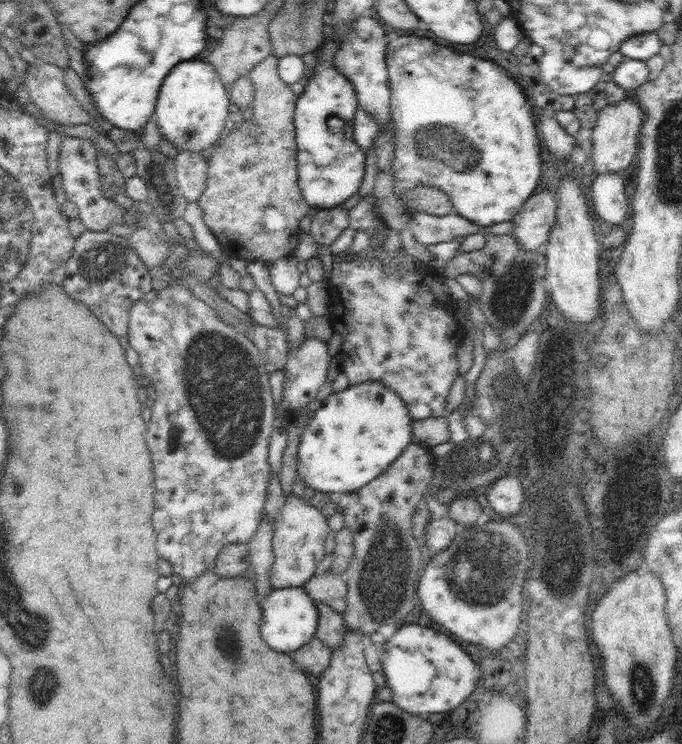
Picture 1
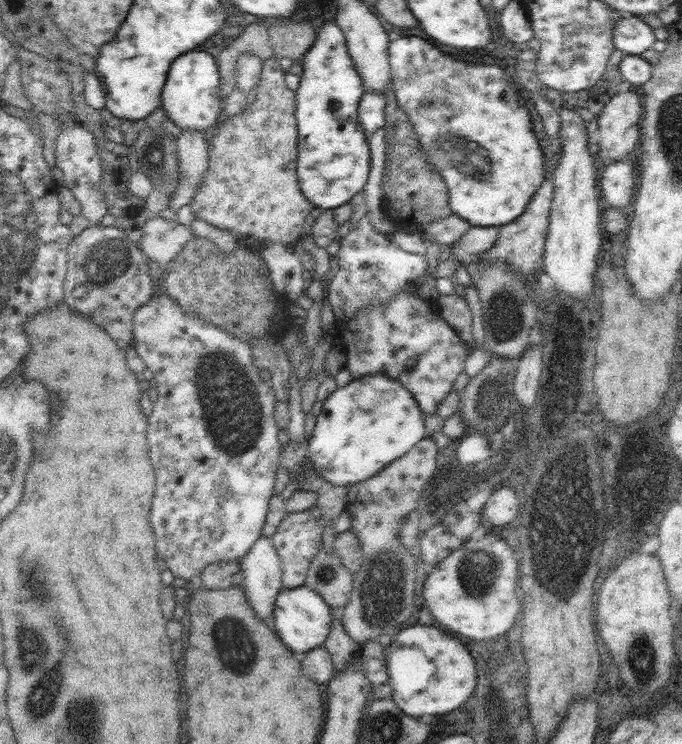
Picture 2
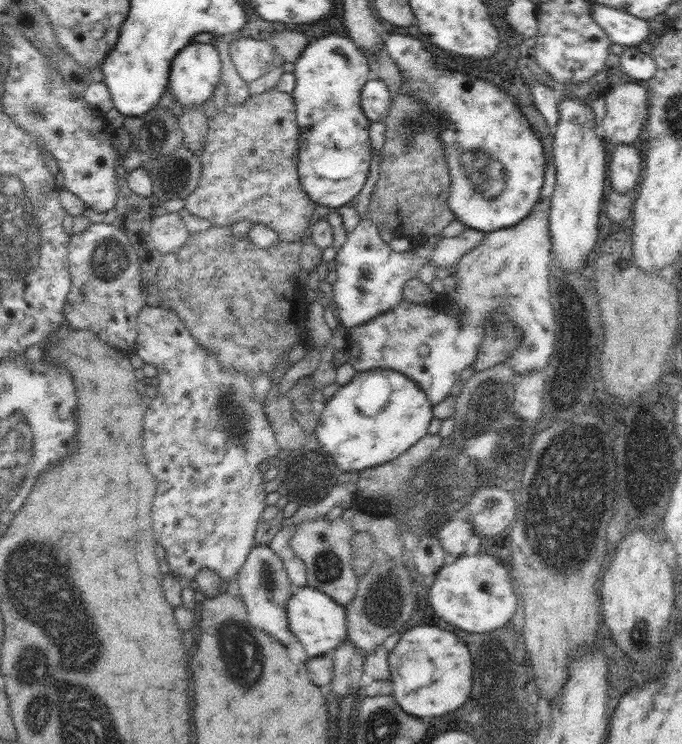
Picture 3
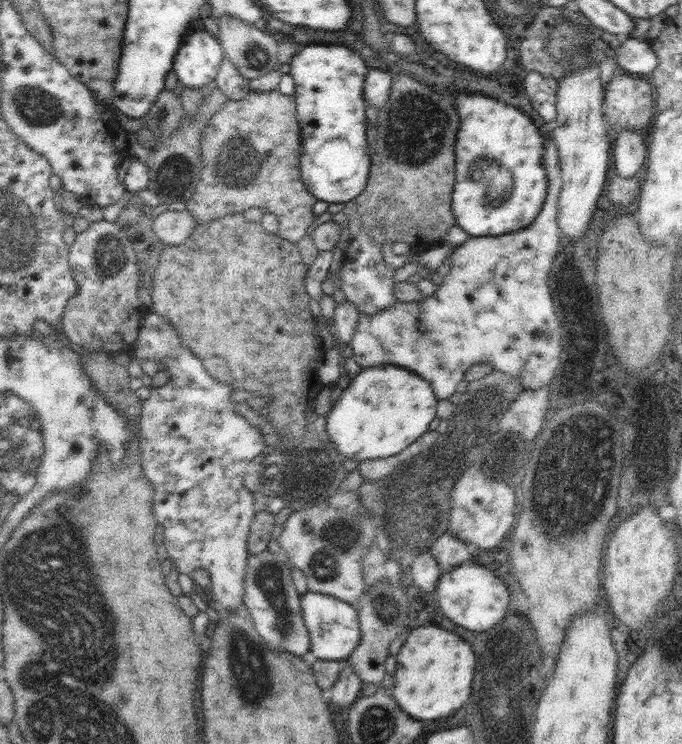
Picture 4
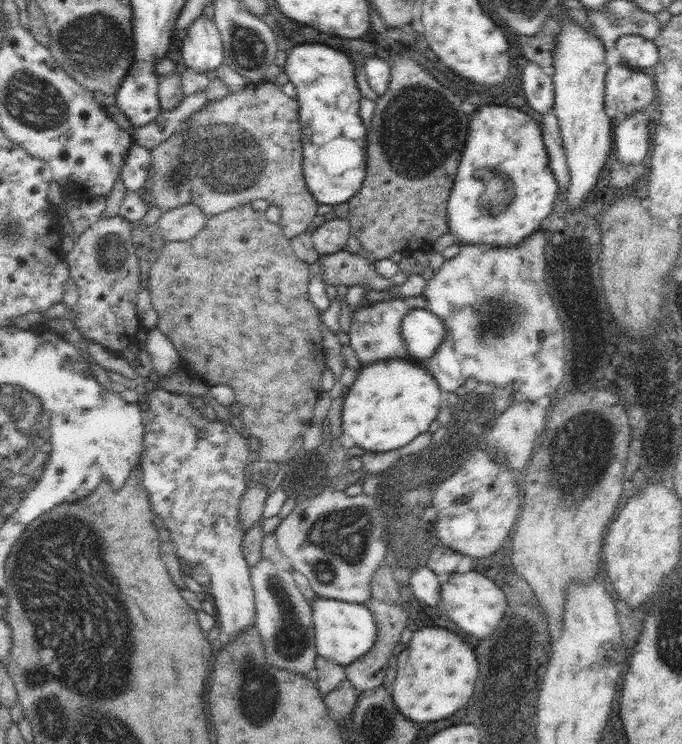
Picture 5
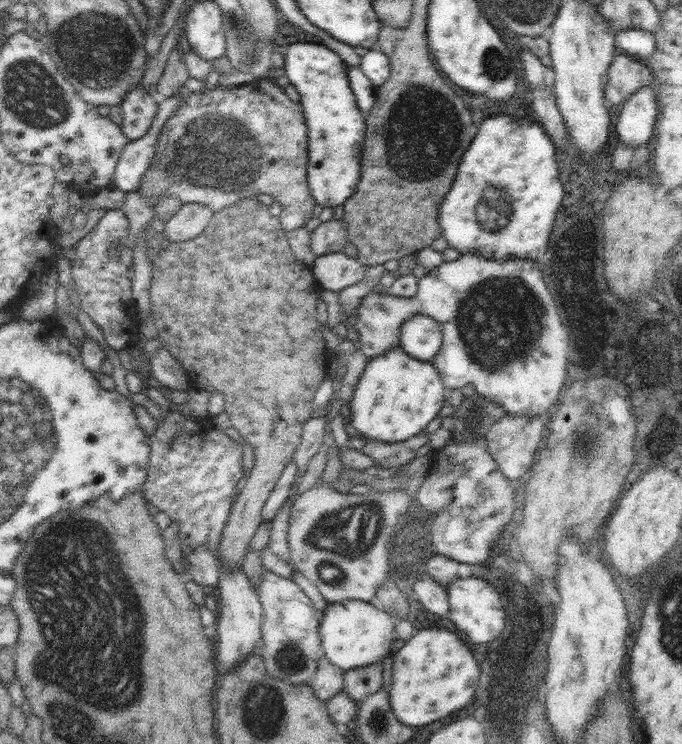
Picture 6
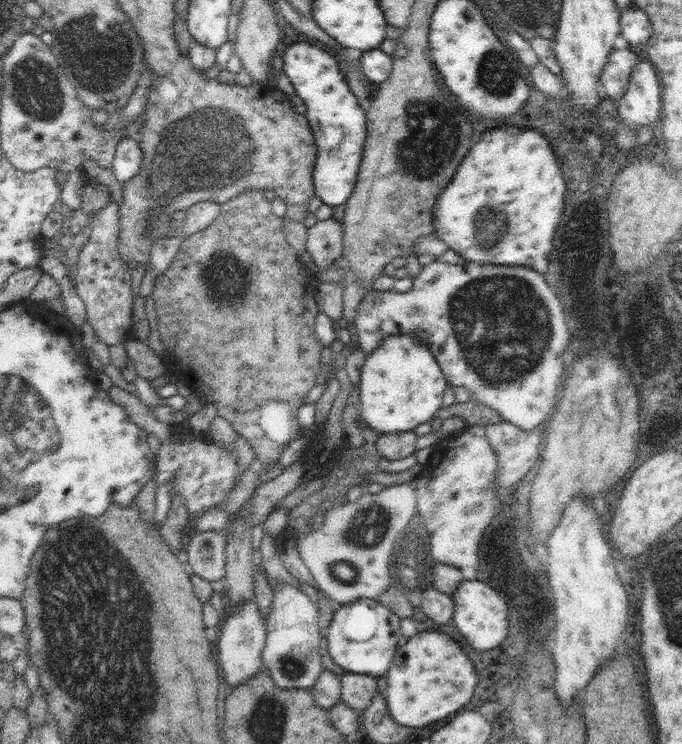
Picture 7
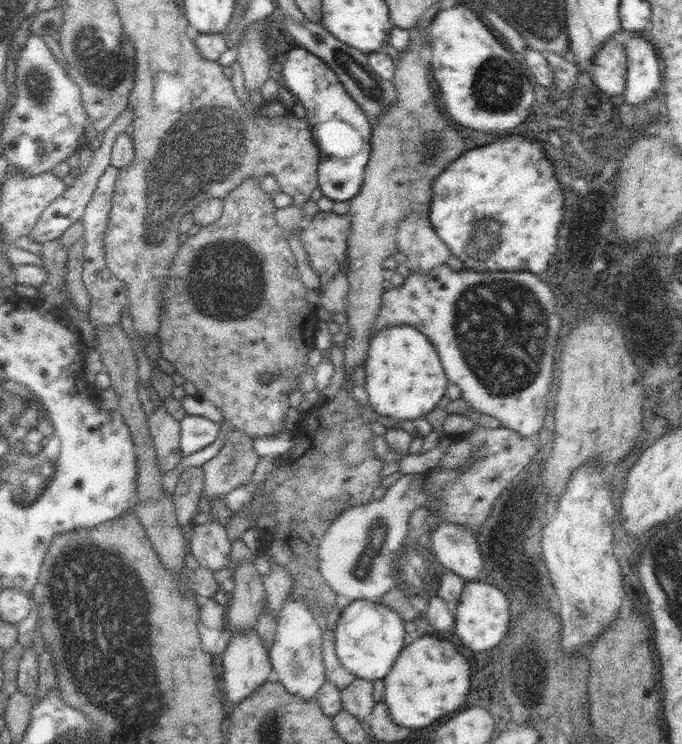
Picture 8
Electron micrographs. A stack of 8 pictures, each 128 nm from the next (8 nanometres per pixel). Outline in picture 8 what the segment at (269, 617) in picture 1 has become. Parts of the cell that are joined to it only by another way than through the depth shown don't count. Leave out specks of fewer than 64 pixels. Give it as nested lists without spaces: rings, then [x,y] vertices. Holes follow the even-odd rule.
[[[382,600],[352,602],[341,612],[334,631],[338,659],[357,678],[370,681],[383,679],[390,672],[400,650],[404,648],[405,622],[400,613]]]

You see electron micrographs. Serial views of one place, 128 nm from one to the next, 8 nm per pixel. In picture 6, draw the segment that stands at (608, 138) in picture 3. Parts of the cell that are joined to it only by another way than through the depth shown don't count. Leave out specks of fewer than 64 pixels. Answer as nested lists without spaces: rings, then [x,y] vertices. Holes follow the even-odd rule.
[[[624,52],[617,54],[612,60],[607,78],[605,99],[616,108],[621,107],[639,88],[655,86],[652,69]]]

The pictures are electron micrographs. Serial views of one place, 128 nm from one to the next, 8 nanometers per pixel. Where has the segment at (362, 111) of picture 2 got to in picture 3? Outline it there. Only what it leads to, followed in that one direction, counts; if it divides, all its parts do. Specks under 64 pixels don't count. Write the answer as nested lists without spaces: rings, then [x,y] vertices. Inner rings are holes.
[[[382,79],[368,80],[361,93],[361,106],[369,122],[384,120],[391,100],[388,86]]]

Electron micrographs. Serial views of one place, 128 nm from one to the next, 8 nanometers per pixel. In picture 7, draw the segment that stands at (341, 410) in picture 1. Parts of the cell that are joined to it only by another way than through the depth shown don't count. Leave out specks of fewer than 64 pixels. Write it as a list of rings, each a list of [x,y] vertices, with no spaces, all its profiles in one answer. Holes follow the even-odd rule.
[[[390,335],[374,347],[372,353],[366,355],[364,366],[361,370],[359,384],[360,418],[364,419],[372,429],[378,433],[394,433],[414,430],[418,425],[432,421],[434,413],[442,407],[444,392],[449,383],[444,373],[434,358],[429,345],[420,343],[414,335]]]

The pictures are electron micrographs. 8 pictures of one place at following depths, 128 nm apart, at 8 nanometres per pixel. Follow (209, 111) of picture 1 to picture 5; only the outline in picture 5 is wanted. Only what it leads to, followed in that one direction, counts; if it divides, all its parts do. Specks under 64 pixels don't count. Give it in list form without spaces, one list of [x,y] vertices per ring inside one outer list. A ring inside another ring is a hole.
[[[202,13],[187,29],[186,39],[176,45],[186,67],[201,74],[218,69],[223,64],[224,47],[217,25]]]

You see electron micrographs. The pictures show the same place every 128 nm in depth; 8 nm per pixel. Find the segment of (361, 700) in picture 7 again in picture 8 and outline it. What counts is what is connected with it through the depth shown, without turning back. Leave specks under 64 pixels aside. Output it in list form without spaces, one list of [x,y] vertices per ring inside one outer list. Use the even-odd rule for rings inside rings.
[[[354,678],[354,682],[341,691],[343,708],[360,720],[369,718],[375,705],[372,698],[373,681]]]

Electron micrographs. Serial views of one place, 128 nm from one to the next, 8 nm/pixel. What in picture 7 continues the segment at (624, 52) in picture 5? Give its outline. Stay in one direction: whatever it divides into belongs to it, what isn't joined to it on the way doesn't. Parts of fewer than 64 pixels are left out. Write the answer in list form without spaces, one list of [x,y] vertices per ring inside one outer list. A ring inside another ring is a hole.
[[[636,3],[619,12],[619,24],[621,35],[632,46],[646,45],[652,35],[650,19]]]

